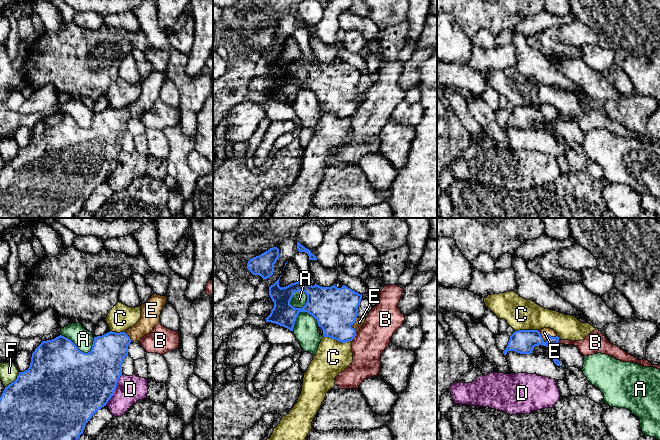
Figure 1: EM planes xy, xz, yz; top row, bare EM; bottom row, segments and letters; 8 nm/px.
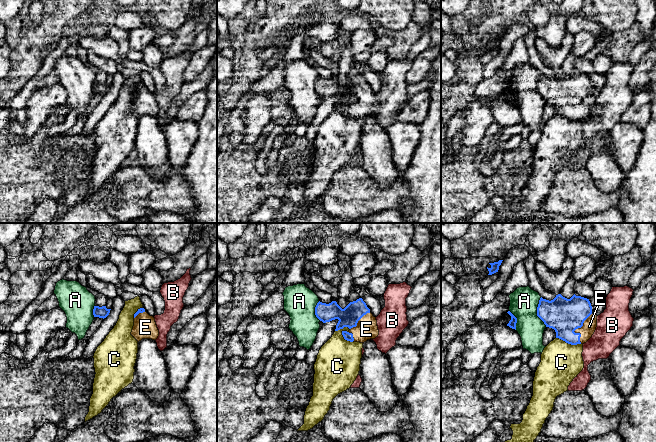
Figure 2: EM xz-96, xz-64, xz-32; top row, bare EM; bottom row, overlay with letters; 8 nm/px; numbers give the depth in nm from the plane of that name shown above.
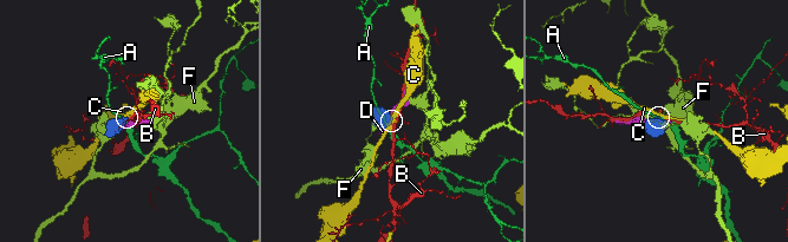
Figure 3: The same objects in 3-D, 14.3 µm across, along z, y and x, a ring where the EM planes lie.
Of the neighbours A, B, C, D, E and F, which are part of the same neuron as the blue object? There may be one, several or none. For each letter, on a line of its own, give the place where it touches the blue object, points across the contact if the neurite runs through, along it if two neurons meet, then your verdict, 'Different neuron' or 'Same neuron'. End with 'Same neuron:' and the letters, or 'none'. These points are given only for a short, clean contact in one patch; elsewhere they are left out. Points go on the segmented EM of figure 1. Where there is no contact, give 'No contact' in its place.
A: Touches blue at xz (295, 291). Different neuron
B: Touches blue at xz (354, 336). Boundary: xz (356, 334), (351, 340). Different neuron
C: Touches blue at xz (337, 340). Different neuron
D: Touches blue at xy (114, 390). Different neuron
E: Touches blue at yz (547, 340). Path across: yz (523, 341), (547, 340), (544, 332). Same neuron
F: Touches blue at xy (14, 381). Different neuron
Same neuron: E

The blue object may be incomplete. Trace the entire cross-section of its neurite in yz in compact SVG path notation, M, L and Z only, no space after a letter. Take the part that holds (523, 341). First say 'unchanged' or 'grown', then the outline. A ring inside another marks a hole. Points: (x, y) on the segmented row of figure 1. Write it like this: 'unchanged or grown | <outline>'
grown | M550 328L519 330L510 336L503 354L506 356L508 351L515 351L520 354L531 354L535 346L543 345L548 348L555 348L558 346L558 341L559 337L557 333Z

